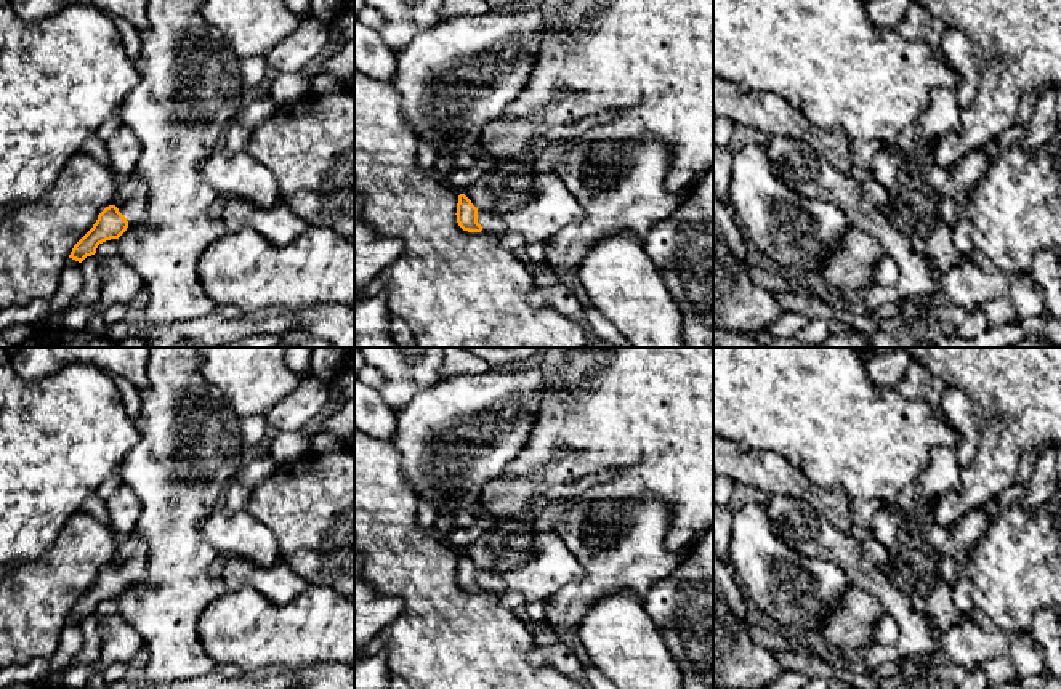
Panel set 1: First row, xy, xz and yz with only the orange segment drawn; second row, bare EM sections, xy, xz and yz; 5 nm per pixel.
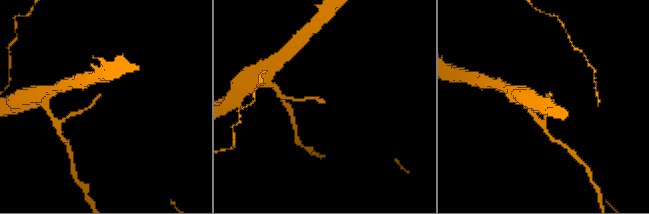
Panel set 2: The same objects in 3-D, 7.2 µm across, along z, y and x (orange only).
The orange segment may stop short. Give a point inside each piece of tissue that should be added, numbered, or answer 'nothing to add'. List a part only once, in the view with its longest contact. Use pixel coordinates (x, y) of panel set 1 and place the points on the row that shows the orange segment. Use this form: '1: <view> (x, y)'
1: xz (491, 223)

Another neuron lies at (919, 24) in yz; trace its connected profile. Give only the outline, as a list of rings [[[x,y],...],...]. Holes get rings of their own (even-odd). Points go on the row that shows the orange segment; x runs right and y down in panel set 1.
[[[912,0],[896,30],[907,40],[928,43],[939,59],[946,59],[941,50],[946,27],[930,10]]]

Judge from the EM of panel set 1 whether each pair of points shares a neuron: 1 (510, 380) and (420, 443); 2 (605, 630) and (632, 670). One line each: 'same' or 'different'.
1: same
2: same

